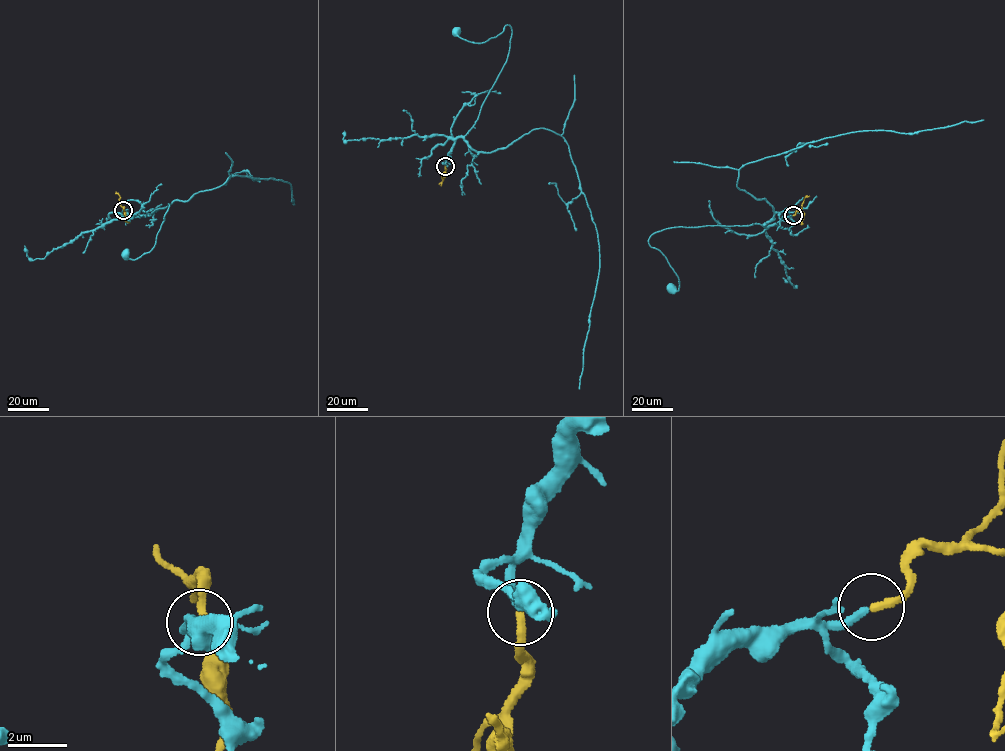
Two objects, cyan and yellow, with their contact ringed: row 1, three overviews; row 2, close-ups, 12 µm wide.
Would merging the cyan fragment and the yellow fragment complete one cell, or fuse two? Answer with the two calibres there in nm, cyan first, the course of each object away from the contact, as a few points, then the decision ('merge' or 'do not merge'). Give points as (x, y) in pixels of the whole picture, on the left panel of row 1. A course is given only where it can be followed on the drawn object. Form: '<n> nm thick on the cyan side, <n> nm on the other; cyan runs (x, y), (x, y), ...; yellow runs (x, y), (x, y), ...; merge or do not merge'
280 nm thick on the cyan side, 260 nm on the other; cyan runs (123, 210), (132, 217), (148, 215), (169, 205), (150, 251), (133, 260), (124, 258), (124, 254); yellow runs (123, 210), (119, 195), (115, 193); merge

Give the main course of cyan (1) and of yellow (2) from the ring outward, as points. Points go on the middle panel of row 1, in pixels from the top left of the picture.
1: (445, 165), (456, 139), (477, 119), (506, 60), (512, 33), (507, 25), (479, 43), (461, 38), (455, 30)
2: (445, 165), (439, 184)

